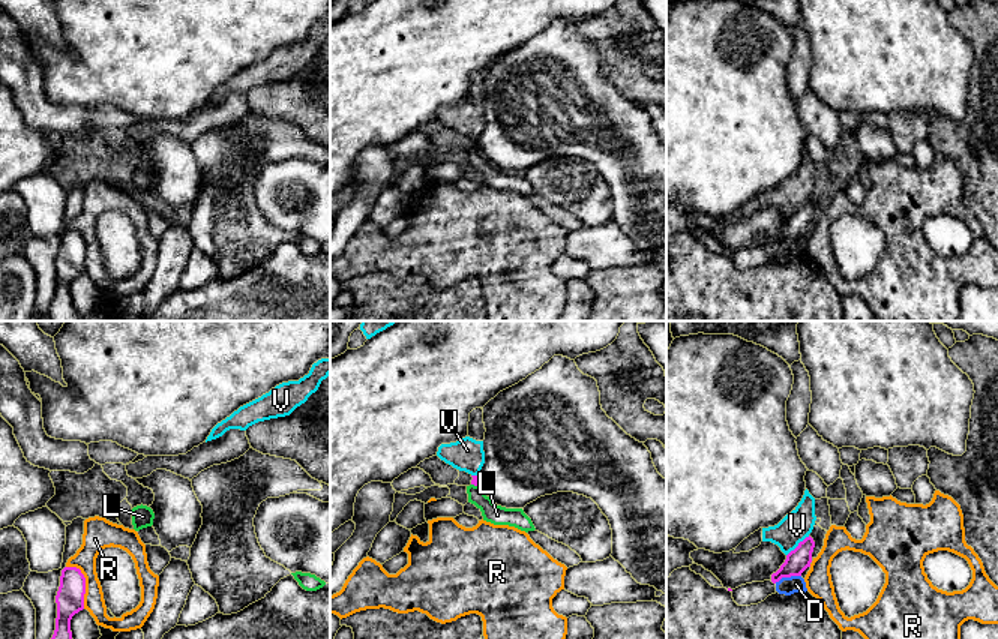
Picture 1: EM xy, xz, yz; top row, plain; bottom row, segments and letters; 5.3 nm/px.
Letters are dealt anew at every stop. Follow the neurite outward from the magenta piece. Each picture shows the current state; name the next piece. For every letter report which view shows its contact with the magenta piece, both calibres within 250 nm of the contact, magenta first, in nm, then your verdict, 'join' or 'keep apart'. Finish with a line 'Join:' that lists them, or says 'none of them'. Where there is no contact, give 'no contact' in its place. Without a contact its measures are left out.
D: yz | 120/100 nm | keep apart
L: xz | 40/110 nm | join
R: xy | 150/140 nm | keep apart
V: yz | 120/160 nm | keep apart
Join: L

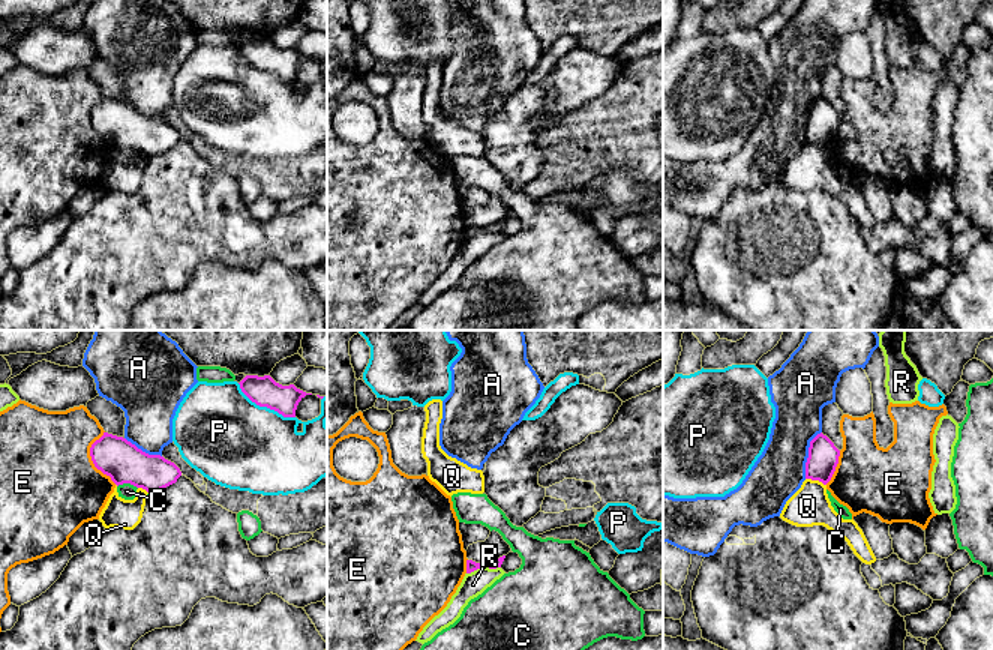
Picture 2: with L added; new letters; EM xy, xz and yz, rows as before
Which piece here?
A: yz | 160/280 nm | keep apart
C: xy | 220/90 nm | keep apart
E: xy | 220/500 nm | keep apart
P: xy | 160/480 nm | keep apart
Q: yz | 160/220 nm | keep apart
R: xz | 60/130 nm | keep apart
Join: none of them

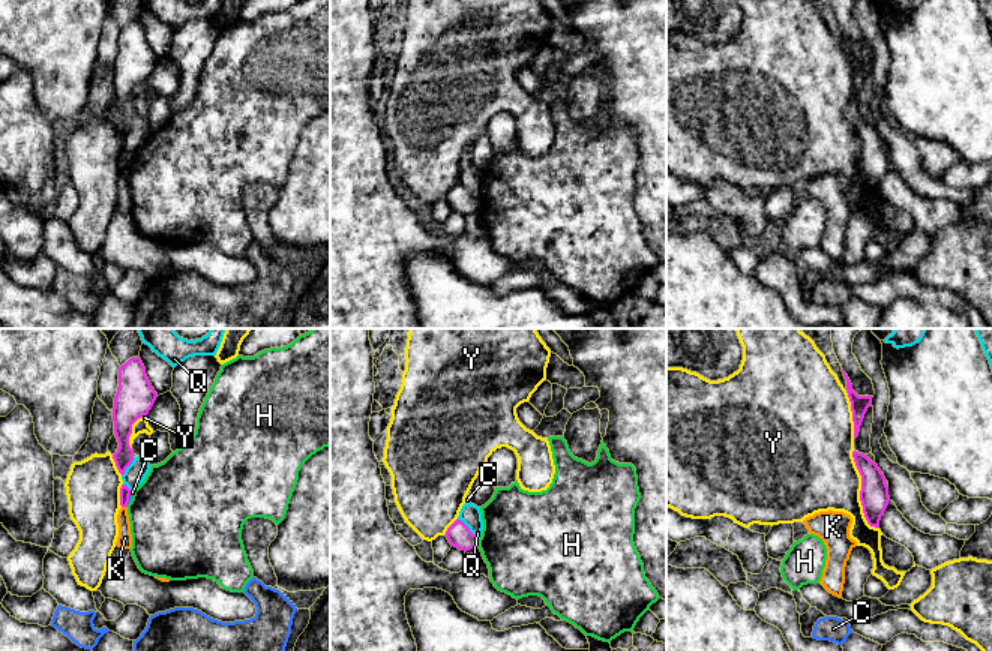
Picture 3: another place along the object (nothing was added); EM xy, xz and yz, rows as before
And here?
C: xy | 60/20 nm | keep apart
H: xz | 130/460 nm | keep apart
K: xy | 60/80 nm | keep apart
Q: xz | 130/110 nm | keep apart
Y: yz | 160/400 nm | keep apart
Join: none of them

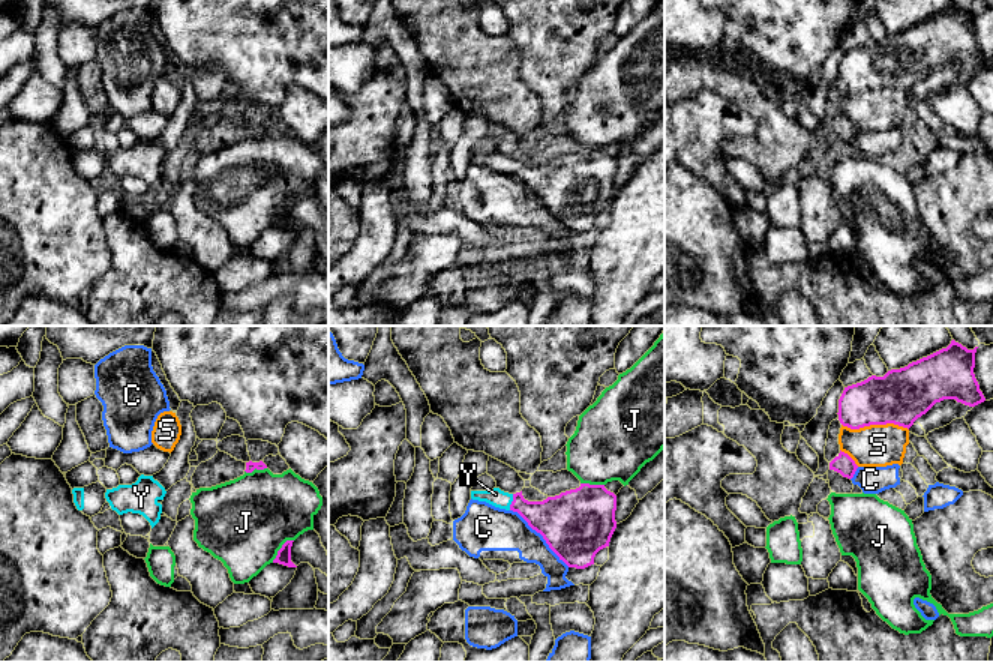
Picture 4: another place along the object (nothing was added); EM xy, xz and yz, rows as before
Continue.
C: xz | 380/220 nm | keep apart
J: xy | 80/480 nm | keep apart
S: yz | 300/220 nm | keep apart
Y: xz | 240/90 nm | join
Join: Y

